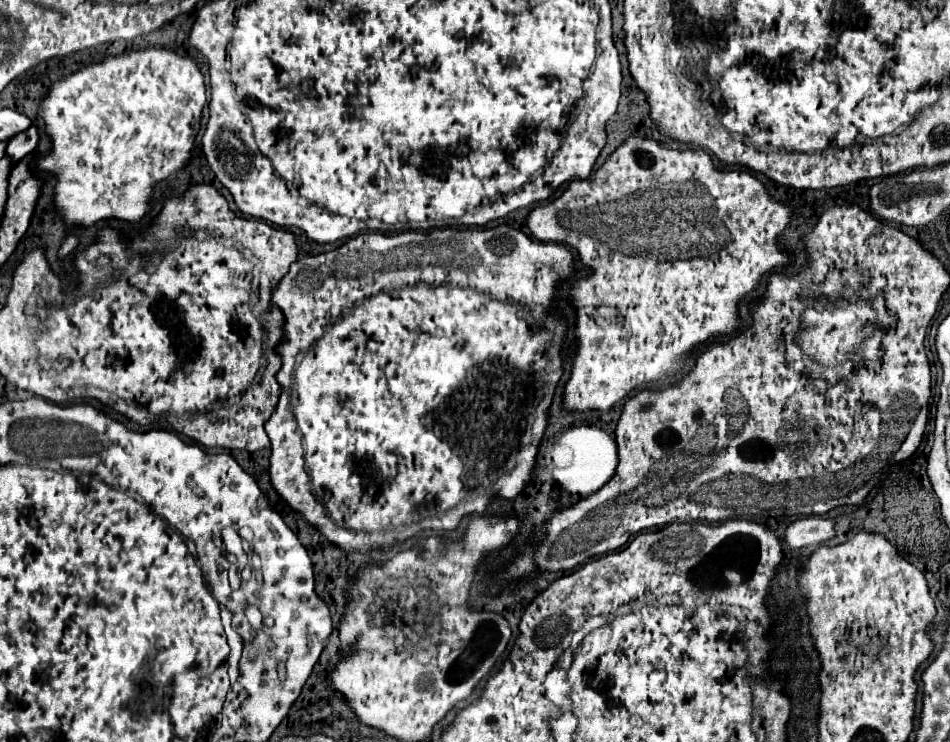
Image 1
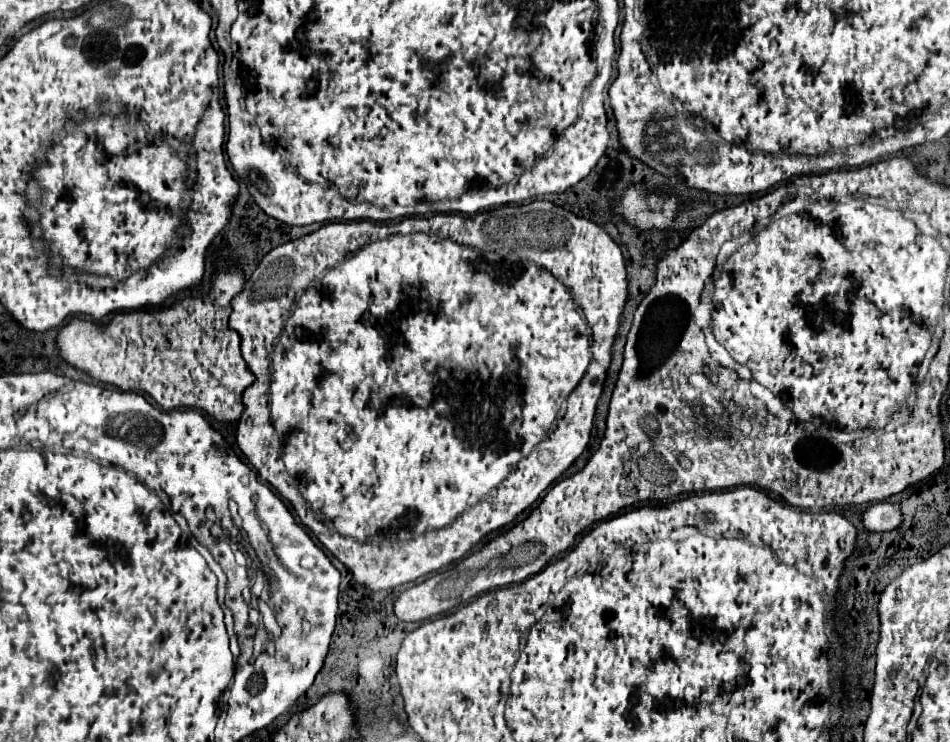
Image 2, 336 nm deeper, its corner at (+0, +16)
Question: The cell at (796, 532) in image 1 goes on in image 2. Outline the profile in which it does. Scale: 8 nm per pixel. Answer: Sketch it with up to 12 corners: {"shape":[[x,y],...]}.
{"shape":[[876,502],[862,514],[868,532],[902,522],[898,504]]}

